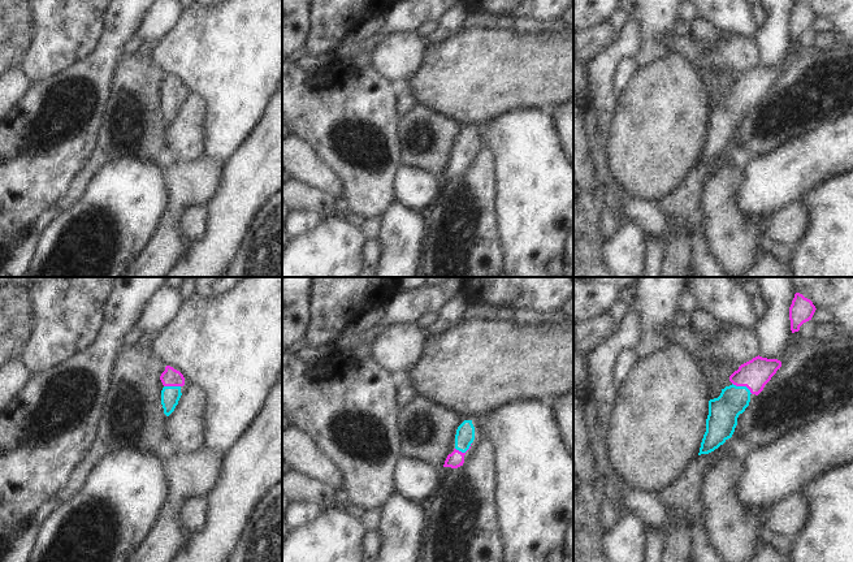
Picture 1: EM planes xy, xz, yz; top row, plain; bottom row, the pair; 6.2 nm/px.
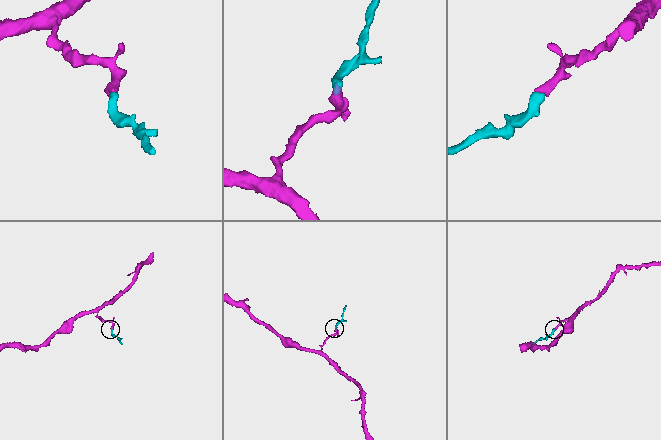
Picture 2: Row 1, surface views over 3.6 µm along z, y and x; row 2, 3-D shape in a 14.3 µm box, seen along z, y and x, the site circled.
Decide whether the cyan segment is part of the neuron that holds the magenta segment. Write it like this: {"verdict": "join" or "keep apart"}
{"verdict": "join"}

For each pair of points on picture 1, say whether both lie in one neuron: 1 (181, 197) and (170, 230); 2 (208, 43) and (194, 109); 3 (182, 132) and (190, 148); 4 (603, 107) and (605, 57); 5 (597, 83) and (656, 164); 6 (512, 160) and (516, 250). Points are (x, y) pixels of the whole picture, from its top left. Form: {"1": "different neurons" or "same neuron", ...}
{"1": "same neuron", "2": "different neurons", "3": "same neuron", "4": "same neuron", "5": "different neurons", "6": "same neuron"}

